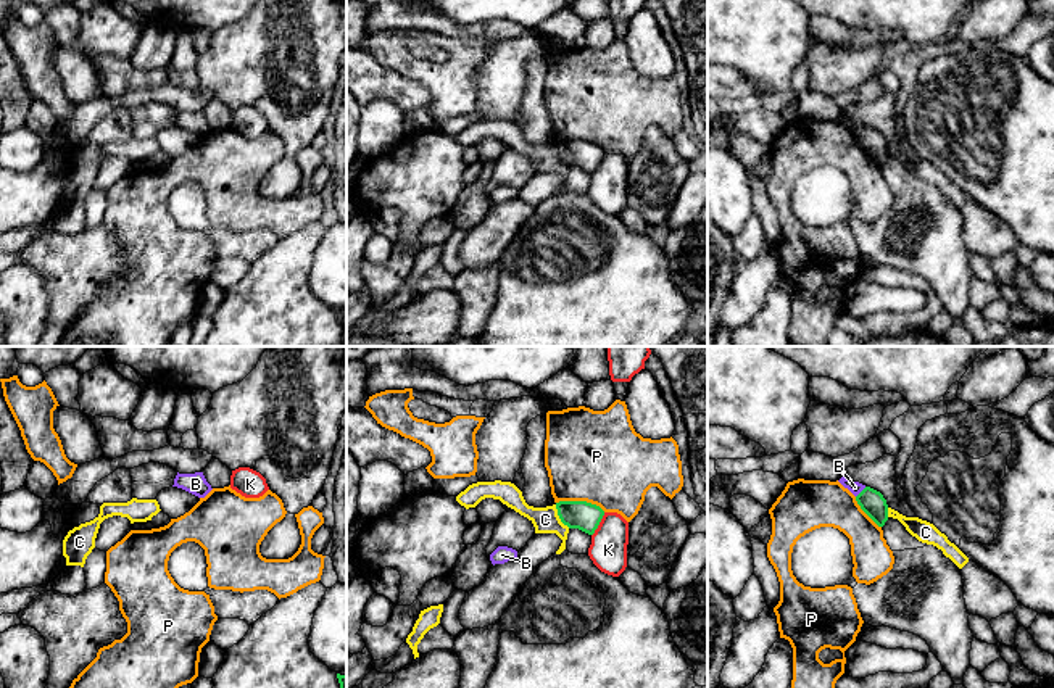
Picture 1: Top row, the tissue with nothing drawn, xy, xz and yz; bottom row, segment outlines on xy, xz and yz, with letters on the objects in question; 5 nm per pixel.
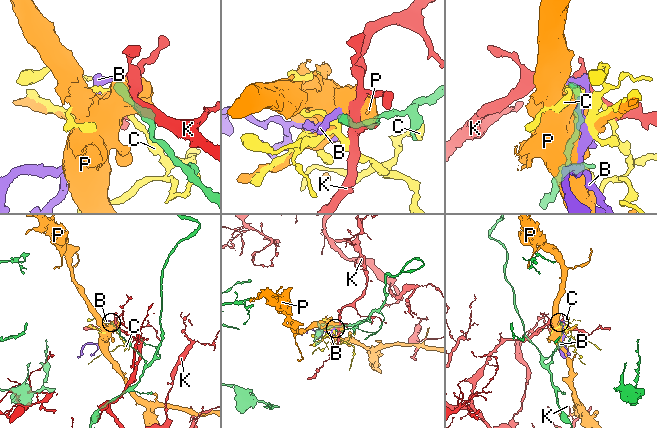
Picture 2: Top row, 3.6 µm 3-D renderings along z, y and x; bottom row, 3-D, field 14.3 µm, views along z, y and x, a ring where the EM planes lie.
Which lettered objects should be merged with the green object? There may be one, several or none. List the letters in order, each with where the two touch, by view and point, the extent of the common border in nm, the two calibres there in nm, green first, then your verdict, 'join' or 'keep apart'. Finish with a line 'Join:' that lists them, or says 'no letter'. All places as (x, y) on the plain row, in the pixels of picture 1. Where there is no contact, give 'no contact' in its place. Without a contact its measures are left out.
B: contact yz (861, 131); length 80 nm; calibres 120 and 60 nm; keep apart
C: contact xz (560, 157); length 140 nm; calibres 140 and 130 nm; keep apart
K: contact xz (598, 163); length 140 nm; calibres 140 and 190 nm; keep apart
P: contact xz (580, 140); length 260 nm; calibres 140 and 460 nm; keep apart
Join: no letter

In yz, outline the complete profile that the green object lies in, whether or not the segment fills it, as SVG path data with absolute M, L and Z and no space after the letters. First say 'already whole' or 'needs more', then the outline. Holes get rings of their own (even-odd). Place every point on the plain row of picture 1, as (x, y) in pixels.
already whole | M865 126L857 135L861 148L878 164L883 166L888 160L888 143L883 134L870 126Z

